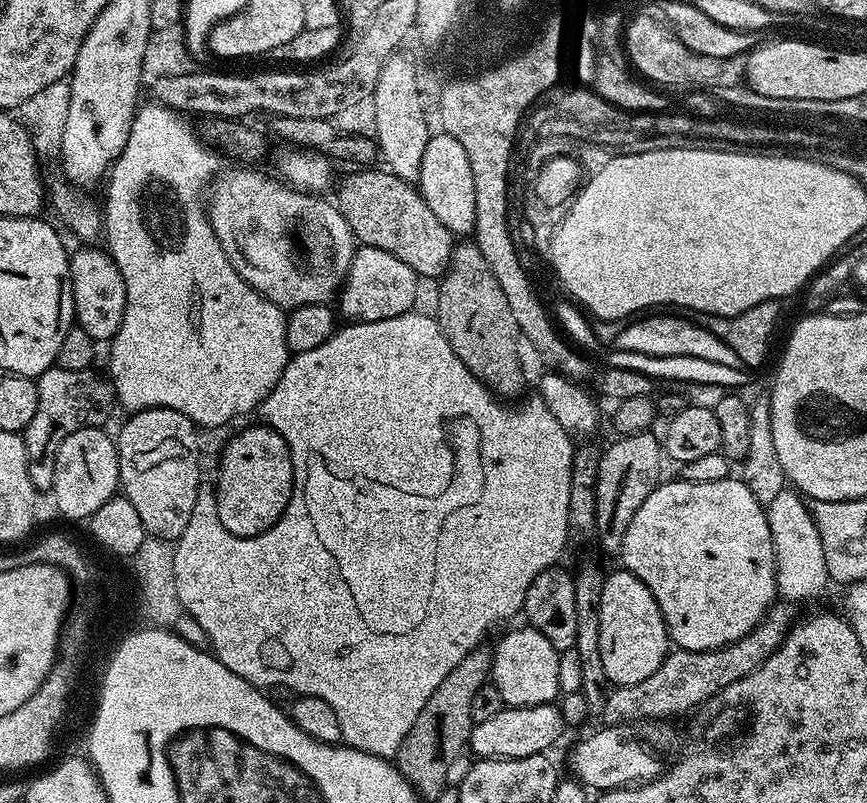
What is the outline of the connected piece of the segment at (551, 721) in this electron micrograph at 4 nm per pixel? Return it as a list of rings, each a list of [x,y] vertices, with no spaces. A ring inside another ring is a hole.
[[[555,703],[542,706],[505,707],[494,718],[478,722],[472,726],[472,736],[468,748],[473,757],[482,760],[509,760],[510,758],[530,758],[547,753],[566,732],[566,725],[559,707]]]

